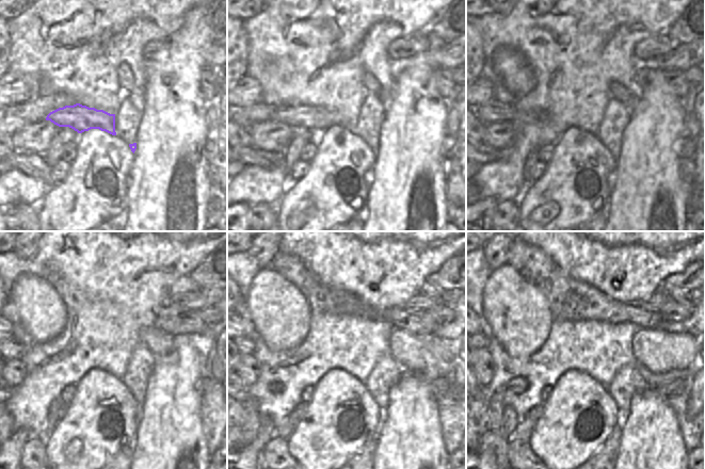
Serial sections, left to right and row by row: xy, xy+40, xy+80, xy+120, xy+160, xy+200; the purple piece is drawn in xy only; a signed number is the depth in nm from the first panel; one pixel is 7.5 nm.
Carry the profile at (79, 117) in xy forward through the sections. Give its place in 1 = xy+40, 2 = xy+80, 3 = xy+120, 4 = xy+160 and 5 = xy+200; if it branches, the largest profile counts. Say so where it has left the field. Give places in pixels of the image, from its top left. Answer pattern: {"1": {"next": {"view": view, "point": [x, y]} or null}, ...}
{"1": {"next": {"view": "xy+40", "point": [317, 118]}}, "2": {"next": {"view": "xy+80", "point": [493, 111]}}, "3": {"next": {"view": "xy+120", "point": [10, 349]}}, "4": {"next": {"view": "xy+160", "point": [249, 344]}}, "5": {"next": {"view": "xy+200", "point": [487, 339]}}}

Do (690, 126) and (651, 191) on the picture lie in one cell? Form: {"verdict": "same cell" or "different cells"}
{"verdict": "different cells"}

